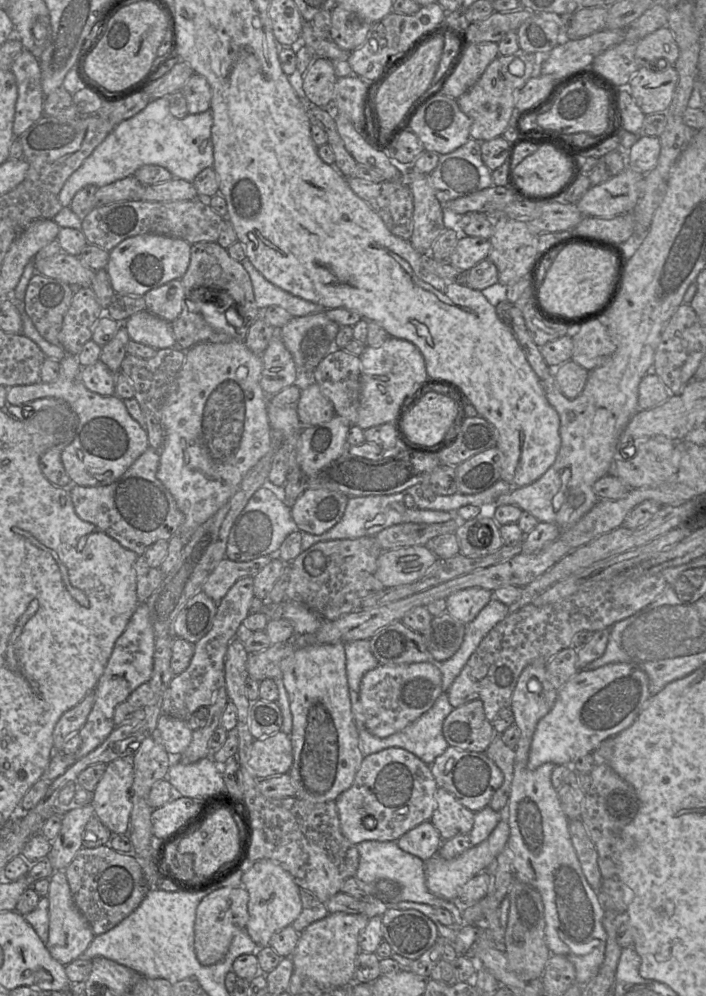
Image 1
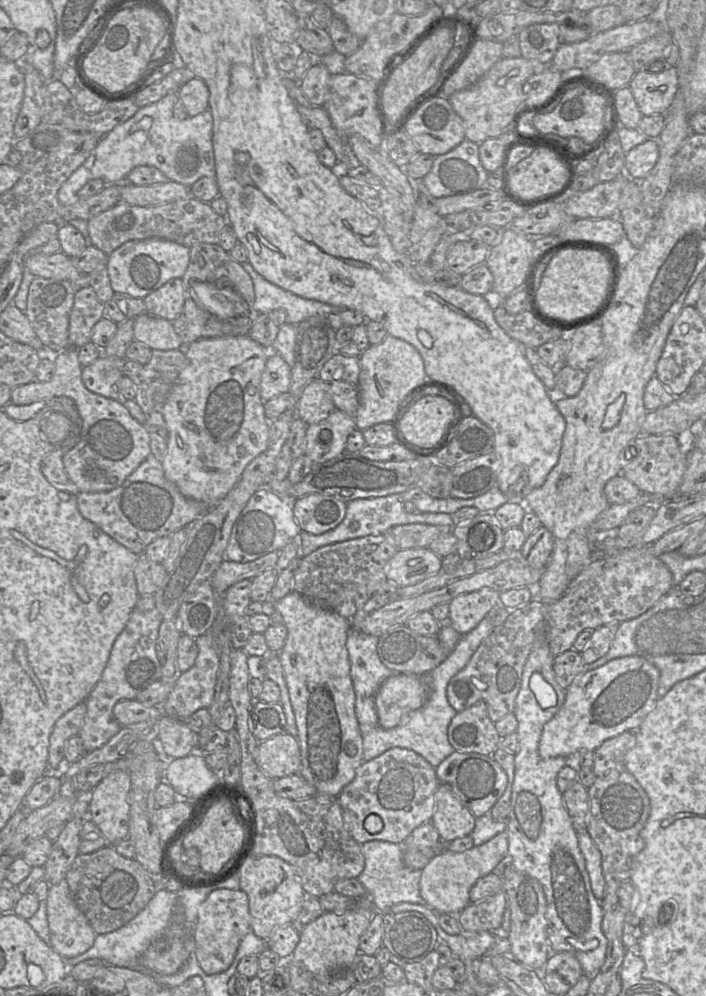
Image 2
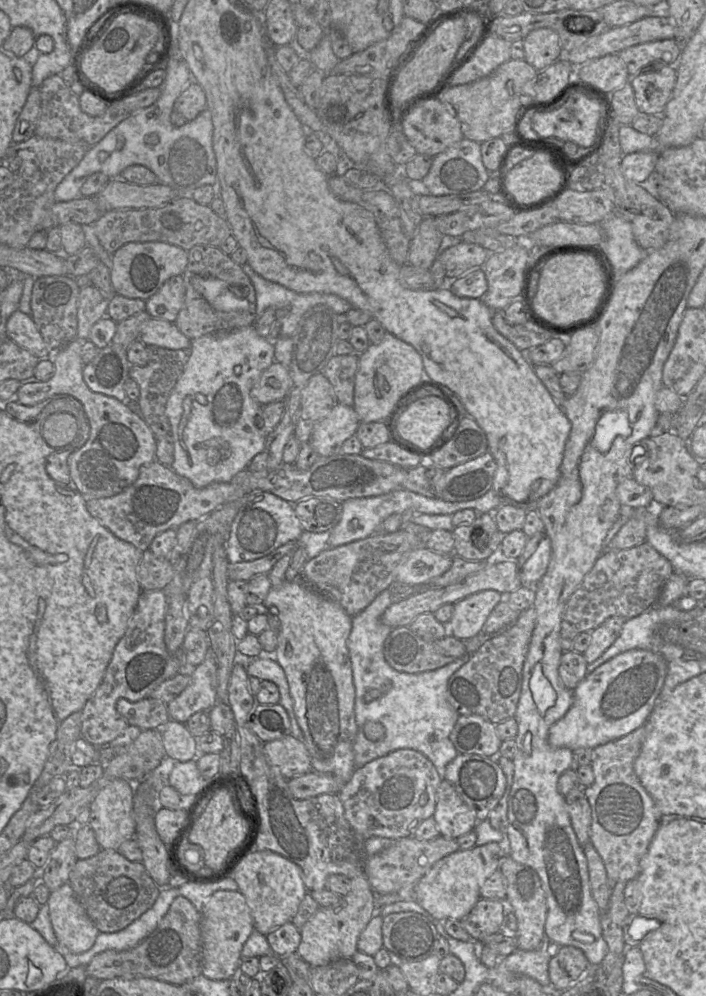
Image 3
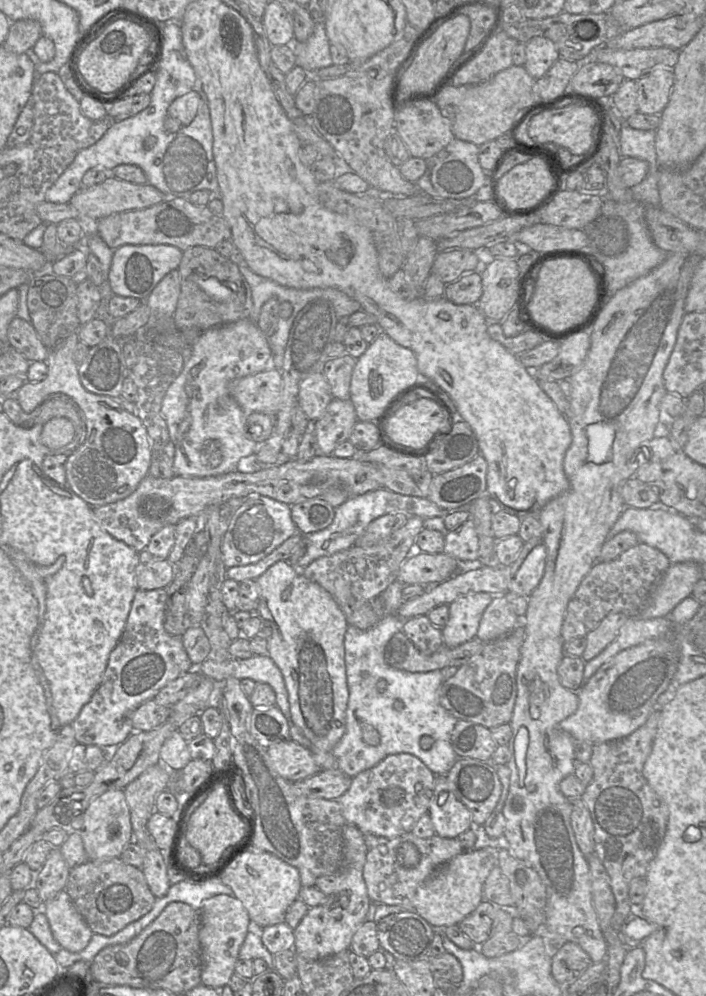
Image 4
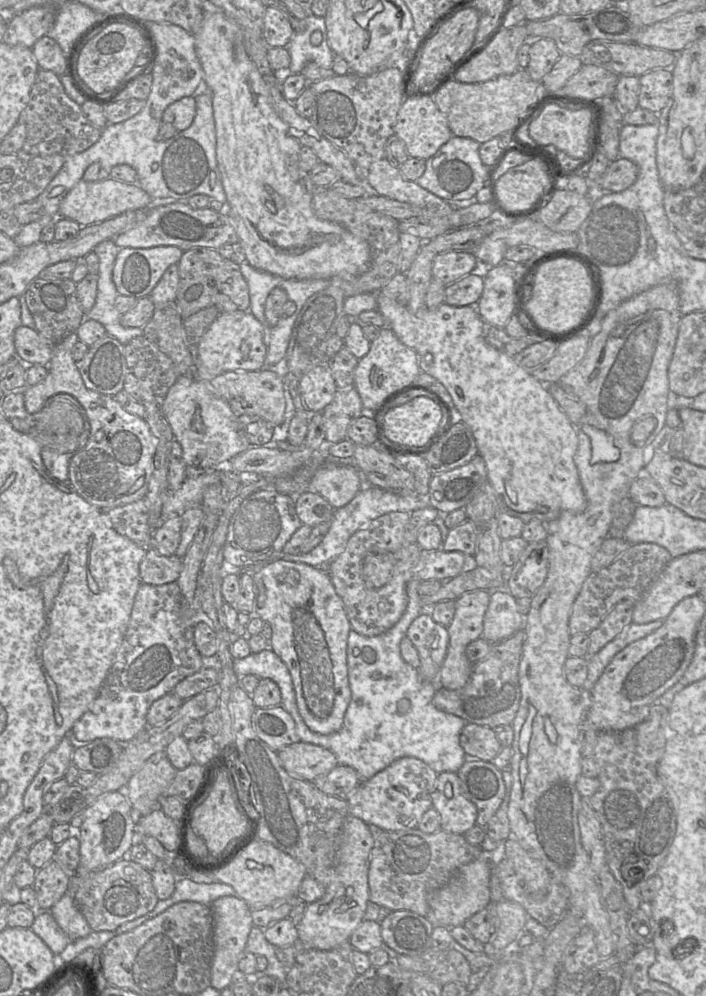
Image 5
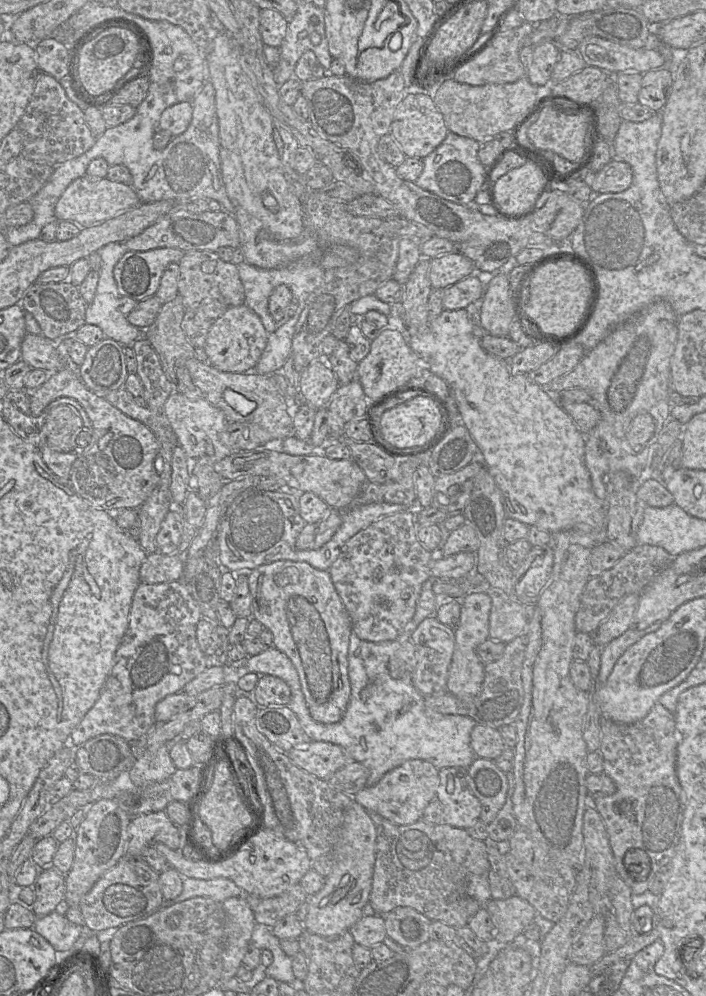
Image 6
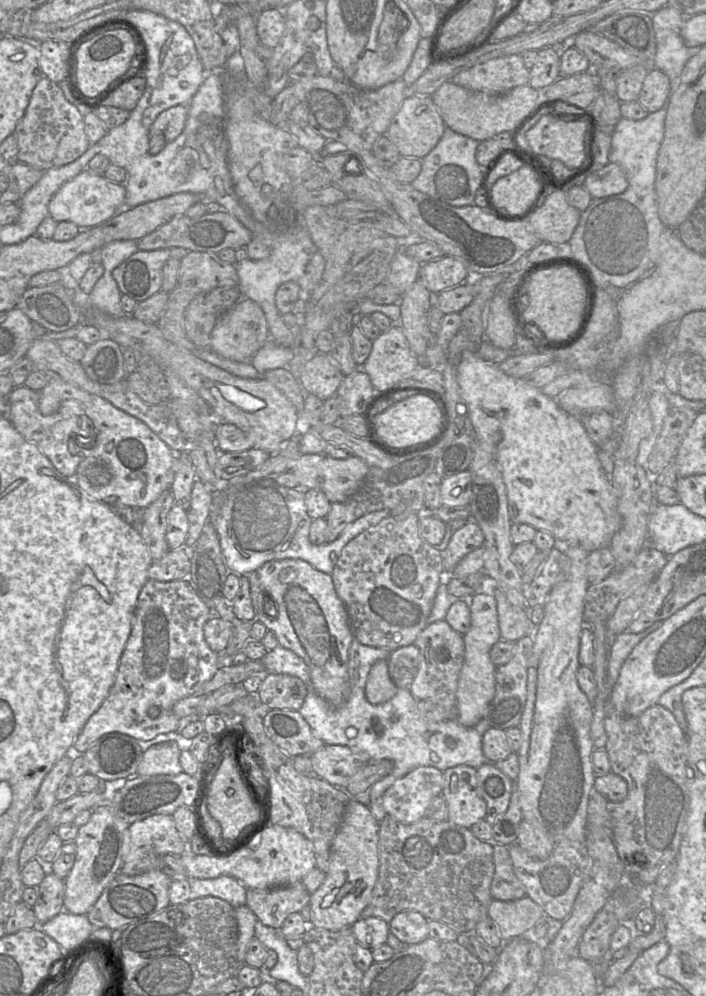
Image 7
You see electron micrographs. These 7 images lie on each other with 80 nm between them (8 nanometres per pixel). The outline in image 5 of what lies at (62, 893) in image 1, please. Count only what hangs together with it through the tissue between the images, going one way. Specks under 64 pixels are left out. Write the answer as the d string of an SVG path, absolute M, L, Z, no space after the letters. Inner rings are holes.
M64 894L49 910L70 941L88 936L91 928L71 894Z

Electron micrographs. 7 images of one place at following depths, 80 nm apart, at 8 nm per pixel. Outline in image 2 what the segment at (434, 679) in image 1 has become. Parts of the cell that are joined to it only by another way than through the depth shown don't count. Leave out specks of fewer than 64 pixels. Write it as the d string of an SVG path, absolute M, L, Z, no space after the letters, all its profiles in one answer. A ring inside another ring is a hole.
M394 673L380 685L374 696L379 725L384 729L397 726L404 716L422 707L429 697L429 689L423 675Z

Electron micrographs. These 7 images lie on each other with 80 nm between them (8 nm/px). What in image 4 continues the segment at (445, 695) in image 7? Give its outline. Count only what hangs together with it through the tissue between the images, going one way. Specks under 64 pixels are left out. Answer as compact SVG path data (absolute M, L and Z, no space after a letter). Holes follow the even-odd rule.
M425 614L412 617L405 621L403 630L422 652L432 654L444 644L442 628L434 625L428 615Z

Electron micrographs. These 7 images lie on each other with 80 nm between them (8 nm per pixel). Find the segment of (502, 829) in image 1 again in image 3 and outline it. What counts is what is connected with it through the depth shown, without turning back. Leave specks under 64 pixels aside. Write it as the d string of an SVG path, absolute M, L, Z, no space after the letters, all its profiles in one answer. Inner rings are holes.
M489 842L467 850L458 850L437 861L418 881L414 899L434 918L461 920L481 899L480 889L486 879L500 869L501 859L507 854L505 844Z

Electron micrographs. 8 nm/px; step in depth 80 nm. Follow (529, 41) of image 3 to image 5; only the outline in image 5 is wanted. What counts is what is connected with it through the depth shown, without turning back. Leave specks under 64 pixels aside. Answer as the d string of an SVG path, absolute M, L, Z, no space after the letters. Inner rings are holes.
M538 38L531 42L529 63L526 68L531 78L541 82L559 59L561 53L555 42L549 38Z

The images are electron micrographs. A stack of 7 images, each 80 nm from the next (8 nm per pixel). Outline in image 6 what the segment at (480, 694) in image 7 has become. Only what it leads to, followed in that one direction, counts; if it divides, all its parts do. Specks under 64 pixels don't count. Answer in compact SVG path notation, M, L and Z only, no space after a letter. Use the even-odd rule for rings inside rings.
M486 592L467 593L463 599L460 622L455 632L455 647L448 671L447 690L460 699L473 699L481 691L485 677L484 663L477 655L477 647L489 639L491 597Z

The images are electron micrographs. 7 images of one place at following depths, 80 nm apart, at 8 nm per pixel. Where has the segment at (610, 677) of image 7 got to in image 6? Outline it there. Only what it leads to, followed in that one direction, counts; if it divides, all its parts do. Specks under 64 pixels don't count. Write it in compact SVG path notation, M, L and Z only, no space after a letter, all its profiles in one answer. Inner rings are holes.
M656 621L643 630L629 628L622 635L613 639L603 647L601 651L601 664L598 676L601 685L606 683L615 663L621 655L642 637L656 631L661 626L662 622L663 621Z

